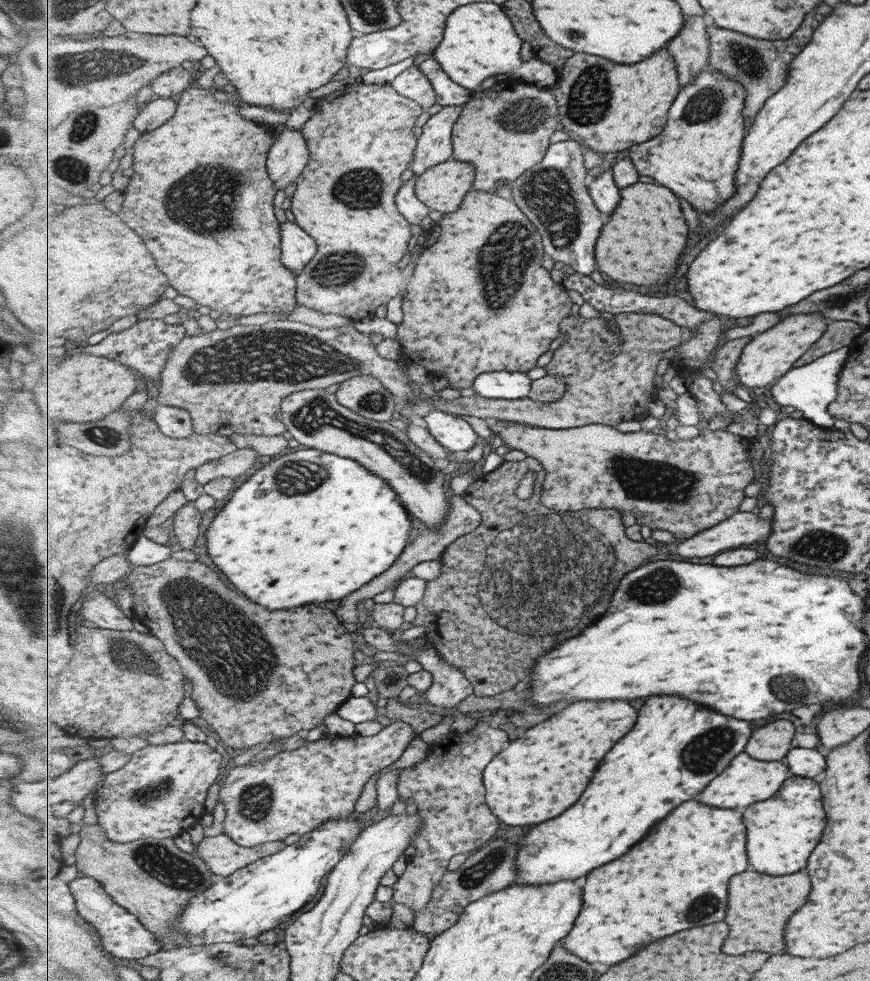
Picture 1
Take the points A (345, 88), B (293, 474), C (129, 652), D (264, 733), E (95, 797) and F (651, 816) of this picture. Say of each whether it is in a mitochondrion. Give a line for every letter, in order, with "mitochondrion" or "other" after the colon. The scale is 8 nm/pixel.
A: other
B: mitochondrion
C: mitochondrion
D: other
E: other
F: other

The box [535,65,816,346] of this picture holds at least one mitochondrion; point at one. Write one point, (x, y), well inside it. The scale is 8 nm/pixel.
(705, 105)

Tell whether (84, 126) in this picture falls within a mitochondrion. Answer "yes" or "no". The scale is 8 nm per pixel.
yes

